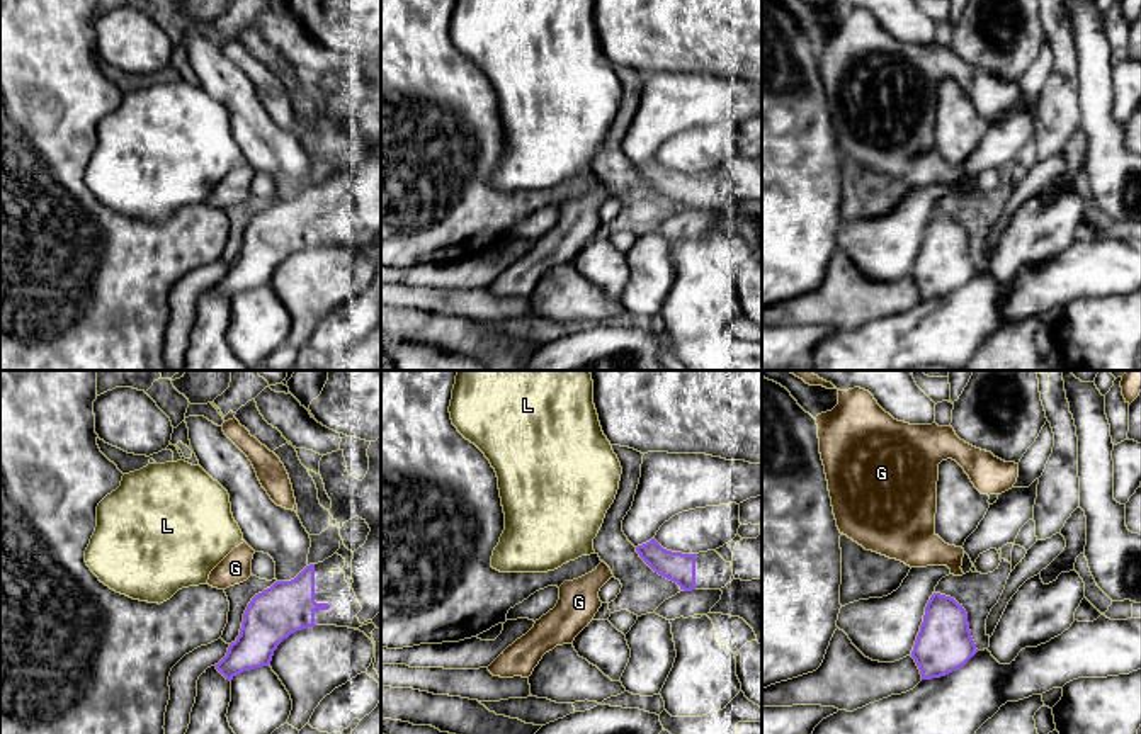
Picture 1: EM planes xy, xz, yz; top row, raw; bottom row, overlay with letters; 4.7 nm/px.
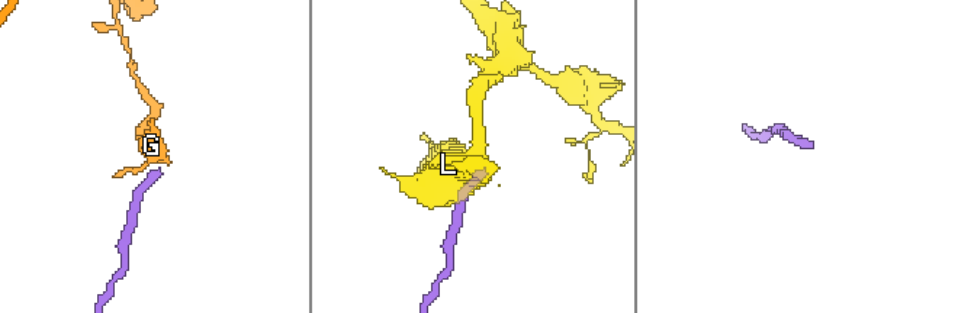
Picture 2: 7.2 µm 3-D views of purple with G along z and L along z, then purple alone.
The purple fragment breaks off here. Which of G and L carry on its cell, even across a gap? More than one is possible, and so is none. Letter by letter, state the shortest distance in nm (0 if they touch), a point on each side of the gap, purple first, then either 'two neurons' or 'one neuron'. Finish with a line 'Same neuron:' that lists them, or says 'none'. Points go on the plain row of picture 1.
G: 90 nm apart; from purple across xy (255, 214), (245, 199); two neurons
L: 200 nm apart; from purple across xz (636, 167), (599, 148); two neurons
Same neuron: none

